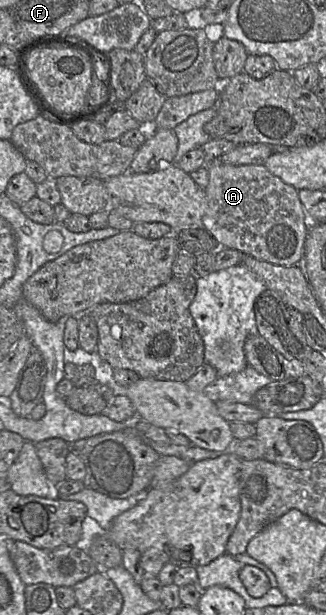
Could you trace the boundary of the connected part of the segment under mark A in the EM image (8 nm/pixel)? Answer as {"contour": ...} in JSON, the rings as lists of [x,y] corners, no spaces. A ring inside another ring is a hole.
{"contour":[[[209,159],[205,165],[209,171],[209,183],[205,187],[207,210],[201,226],[220,244],[220,247],[236,249],[256,260],[284,267],[292,267],[304,256],[304,244],[310,220],[299,199],[298,190],[273,175],[264,165],[232,165],[220,159]]]}

